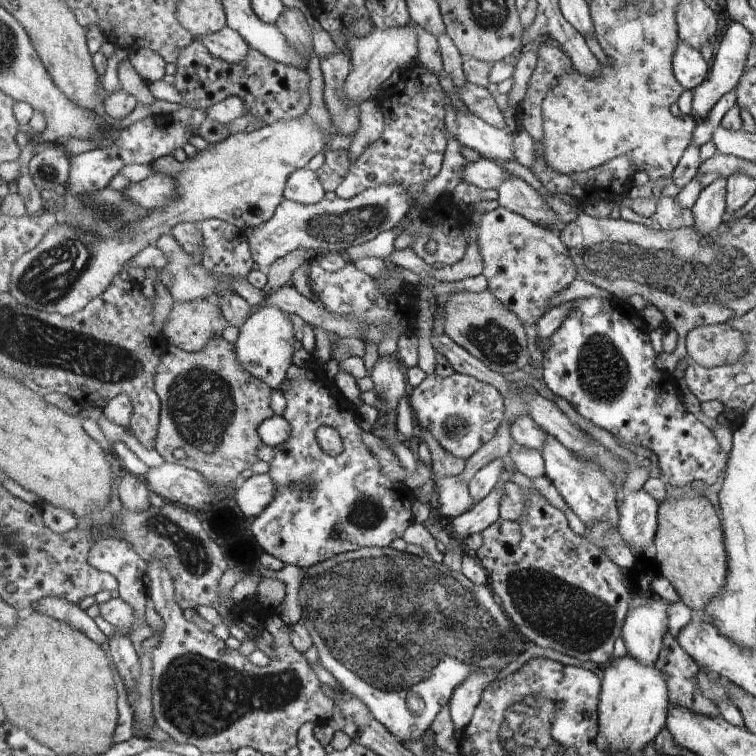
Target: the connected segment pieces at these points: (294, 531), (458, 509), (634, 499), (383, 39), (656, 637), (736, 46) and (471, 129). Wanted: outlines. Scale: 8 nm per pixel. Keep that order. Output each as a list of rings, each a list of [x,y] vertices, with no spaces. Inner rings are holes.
[[[312,354],[312,362],[304,370],[304,378],[286,382],[280,388],[288,405],[283,415],[294,428],[292,437],[275,447],[275,458],[269,463],[269,474],[278,486],[275,500],[251,524],[250,530],[263,550],[279,557],[285,564],[307,570],[316,564],[347,551],[365,547],[388,547],[397,538],[403,538],[413,522],[413,504],[416,494],[407,484],[395,481],[383,474],[378,458],[369,450],[362,438],[361,426],[357,424],[357,411],[352,402],[337,388],[327,384],[322,363]],[[320,426],[333,426],[339,430],[344,442],[344,451],[339,456],[329,456],[317,440]]]
[[[445,476],[436,480],[439,486],[436,502],[439,515],[450,516],[454,519],[477,505],[469,486],[460,483],[455,476]]]
[[[645,490],[625,496],[620,506],[620,522],[616,525],[624,542],[637,548],[654,544],[658,531],[660,502]]]
[[[411,20],[410,24],[402,27],[393,27],[392,29],[375,30],[366,37],[355,39],[351,44],[348,53],[354,62],[349,76],[346,80],[346,92],[343,95],[348,101],[353,101],[355,104],[361,100],[371,99],[373,90],[379,91],[388,82],[394,81],[398,72],[408,68],[417,61],[419,56],[419,42],[417,42],[417,23]]]
[[[655,597],[649,605],[633,609],[625,619],[622,640],[627,654],[649,665],[659,660],[669,622],[669,603]]]
[[[733,21],[728,27],[707,78],[698,87],[691,90],[692,105],[689,115],[693,116],[695,120],[699,122],[707,120],[721,98],[738,86],[744,70],[748,66],[748,58],[753,41],[754,36],[752,32],[746,26],[743,26],[743,24]]]
[[[458,111],[458,117],[457,140],[461,144],[477,151],[485,159],[497,162],[515,160],[512,132],[494,127],[471,112]]]

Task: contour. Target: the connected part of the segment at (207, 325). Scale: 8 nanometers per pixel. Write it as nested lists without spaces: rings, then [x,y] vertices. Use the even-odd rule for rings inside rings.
[[[177,301],[163,328],[170,347],[190,353],[203,350],[213,336],[213,320],[219,314],[223,312],[218,301]]]

